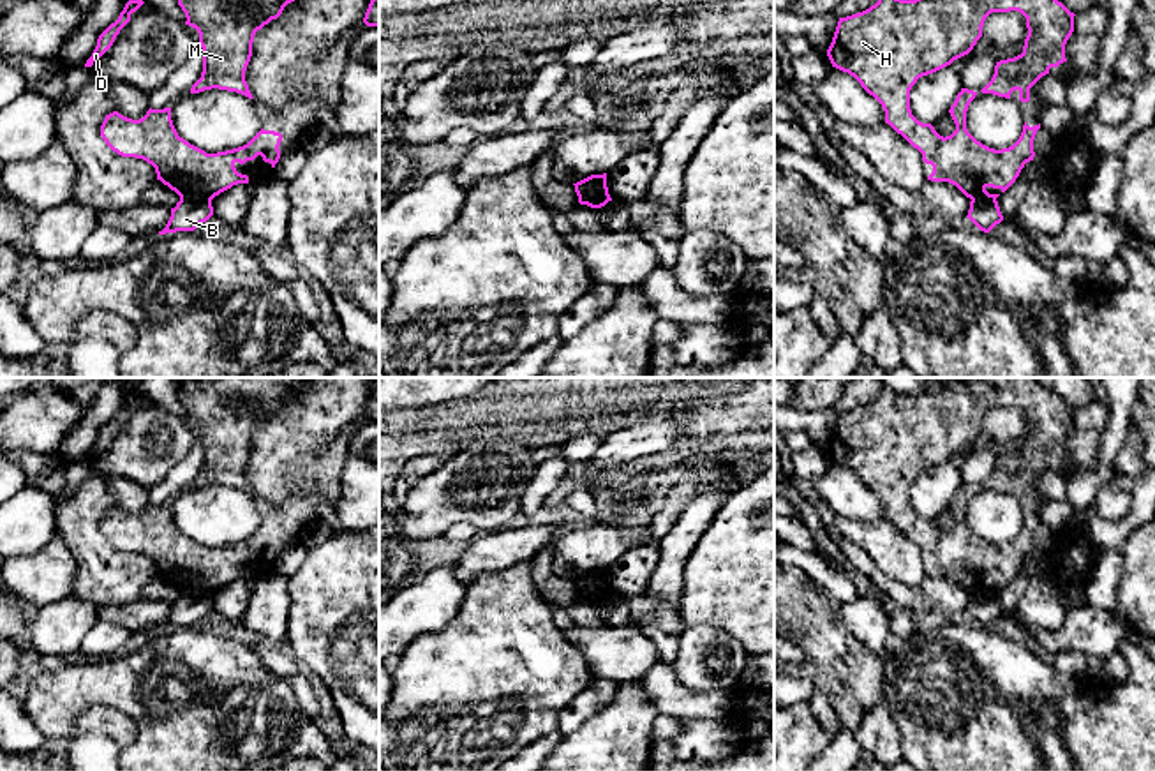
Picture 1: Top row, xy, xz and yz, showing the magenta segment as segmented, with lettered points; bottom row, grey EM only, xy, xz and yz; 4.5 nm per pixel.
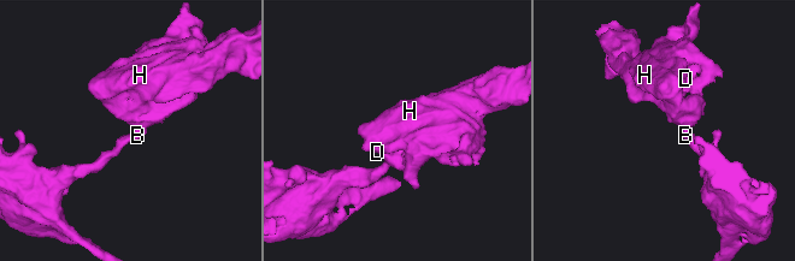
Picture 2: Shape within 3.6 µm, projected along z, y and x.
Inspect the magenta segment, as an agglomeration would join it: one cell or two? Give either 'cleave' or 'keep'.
cleave

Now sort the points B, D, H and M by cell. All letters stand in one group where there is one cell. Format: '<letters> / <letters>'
B / D H M

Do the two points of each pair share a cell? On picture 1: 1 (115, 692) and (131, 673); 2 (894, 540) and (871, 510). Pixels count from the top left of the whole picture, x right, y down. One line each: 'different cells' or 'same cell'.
1: same cell
2: different cells

